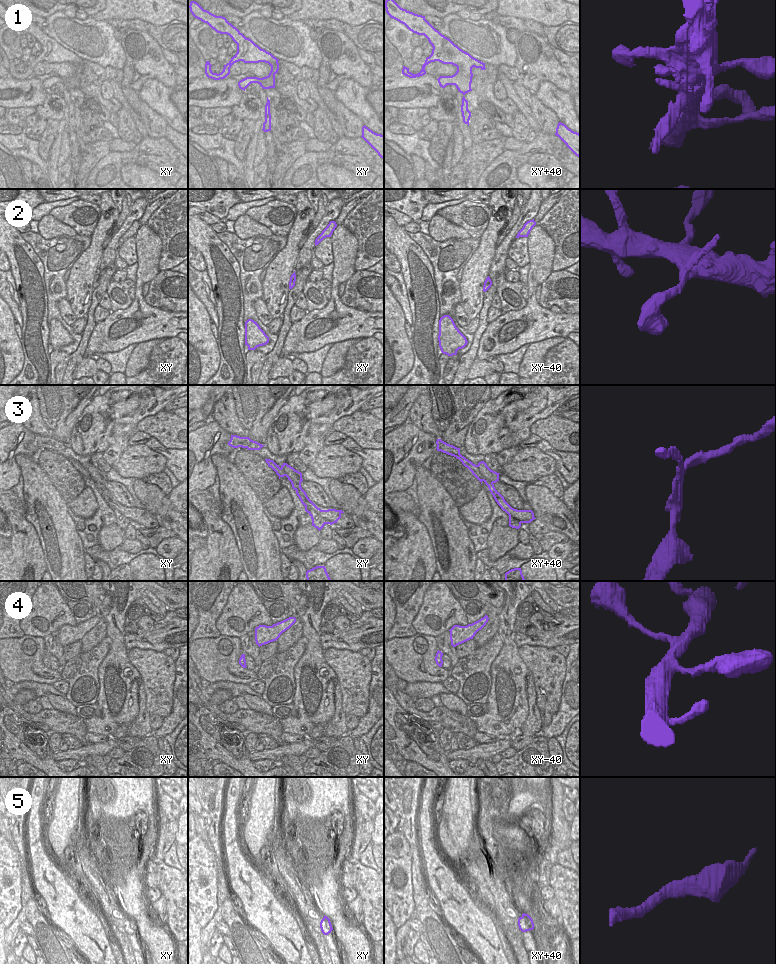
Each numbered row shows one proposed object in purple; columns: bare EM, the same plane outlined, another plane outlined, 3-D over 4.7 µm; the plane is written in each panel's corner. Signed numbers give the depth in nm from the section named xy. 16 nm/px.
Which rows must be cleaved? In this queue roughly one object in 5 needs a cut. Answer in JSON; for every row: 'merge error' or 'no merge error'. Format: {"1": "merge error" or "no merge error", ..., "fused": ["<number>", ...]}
{"1": "no merge error", "2": "no merge error", "3": "merge error", "4": "no merge error", "5": "no merge error", "fused": ["3"]}

